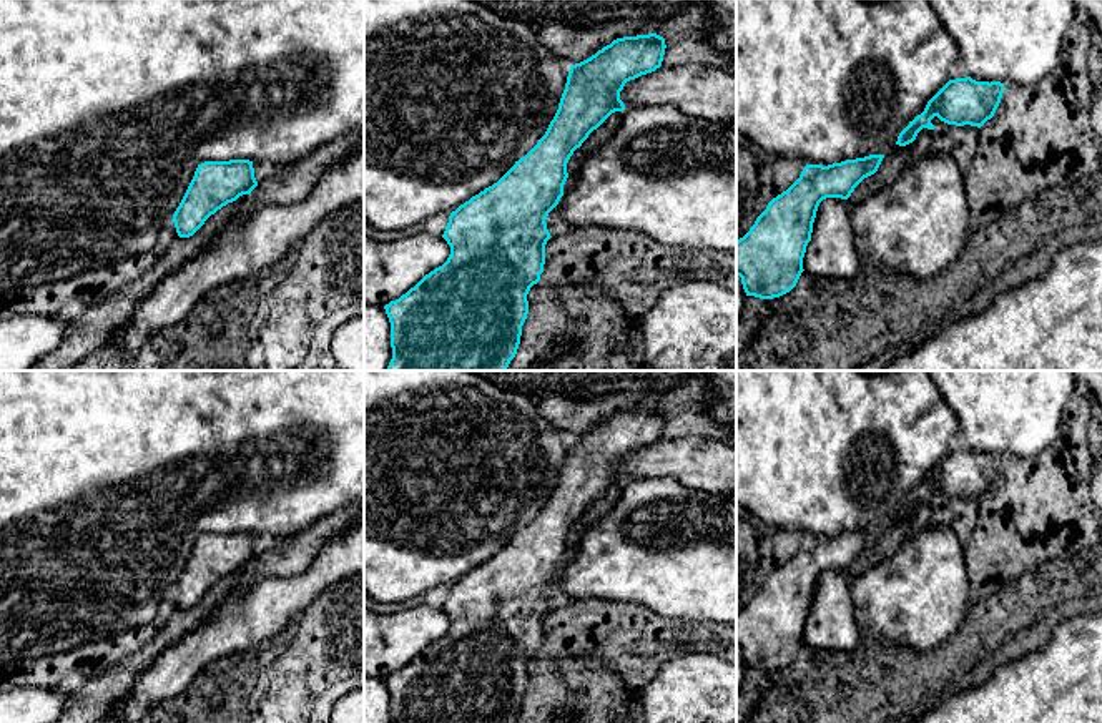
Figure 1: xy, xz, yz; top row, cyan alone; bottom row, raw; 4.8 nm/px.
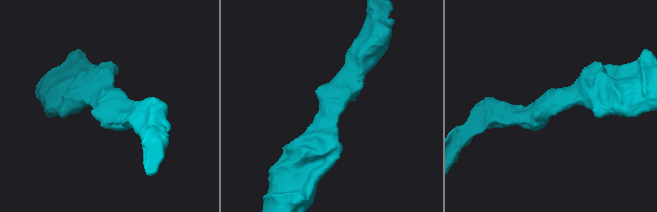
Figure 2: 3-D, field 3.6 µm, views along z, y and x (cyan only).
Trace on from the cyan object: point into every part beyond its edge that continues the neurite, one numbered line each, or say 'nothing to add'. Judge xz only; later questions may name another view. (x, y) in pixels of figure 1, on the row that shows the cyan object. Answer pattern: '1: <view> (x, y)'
nothing to add

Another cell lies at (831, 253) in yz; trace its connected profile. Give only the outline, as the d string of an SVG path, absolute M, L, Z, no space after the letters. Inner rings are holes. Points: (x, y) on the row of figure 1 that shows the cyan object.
M823 199L803 258L803 269L819 278L851 279L858 274L861 261L846 199Z

